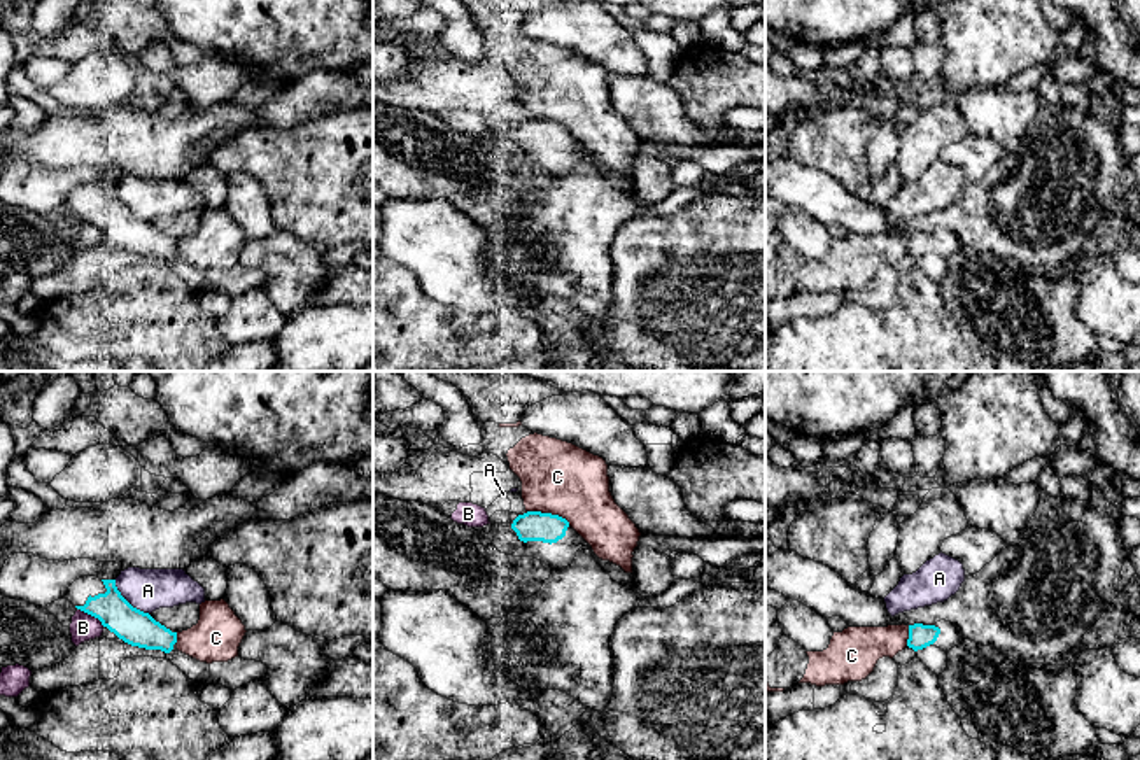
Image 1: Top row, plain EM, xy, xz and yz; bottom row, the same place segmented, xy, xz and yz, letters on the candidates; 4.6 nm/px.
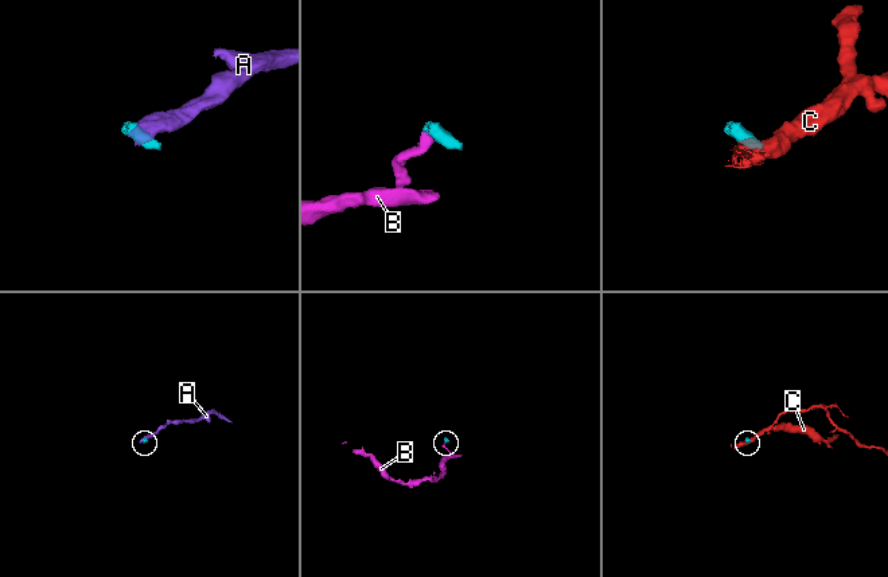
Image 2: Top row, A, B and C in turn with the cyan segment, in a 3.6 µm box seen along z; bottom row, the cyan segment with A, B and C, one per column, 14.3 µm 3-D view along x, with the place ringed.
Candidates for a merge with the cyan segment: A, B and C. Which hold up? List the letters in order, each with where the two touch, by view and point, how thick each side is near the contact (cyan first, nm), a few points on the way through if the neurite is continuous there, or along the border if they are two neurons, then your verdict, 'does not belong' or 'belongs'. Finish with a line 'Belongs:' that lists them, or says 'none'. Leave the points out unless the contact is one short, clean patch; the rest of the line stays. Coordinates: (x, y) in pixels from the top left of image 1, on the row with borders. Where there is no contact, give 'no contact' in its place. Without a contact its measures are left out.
A: xy (126, 601) | 160/190 nm | does not belong
B: xy (91, 615) | 160/120 nm | does not belong
C: xz (548, 513) | 140/340 nm | along xz (527, 510), (561, 515), (570, 524) | does not belong
Belongs: none

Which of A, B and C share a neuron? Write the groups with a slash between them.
A / B / C

